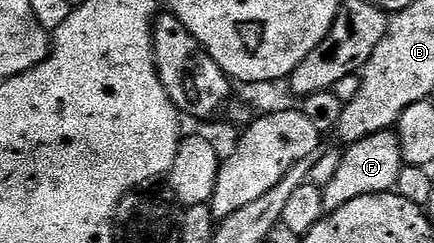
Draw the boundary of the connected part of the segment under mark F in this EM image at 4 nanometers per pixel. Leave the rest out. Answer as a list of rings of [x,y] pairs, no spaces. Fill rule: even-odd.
[[[394,130],[373,133],[372,136],[350,144],[341,154],[341,165],[337,165],[333,181],[322,184],[324,212],[341,209],[341,205],[349,205],[349,201],[357,201],[357,197],[394,192],[398,185],[398,175],[404,166],[401,141]]]

